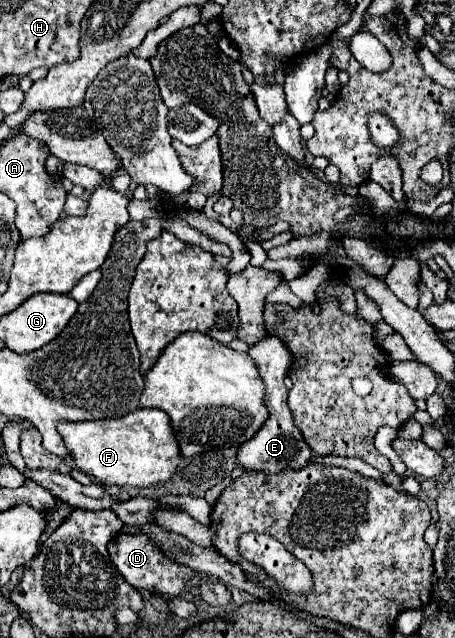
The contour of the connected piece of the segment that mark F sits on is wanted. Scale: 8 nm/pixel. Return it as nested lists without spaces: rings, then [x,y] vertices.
[[[139,408],[115,420],[59,422],[57,428],[71,450],[77,468],[105,486],[147,488],[151,484],[167,482],[175,476],[181,462],[179,442],[171,428],[171,420],[163,410]]]

